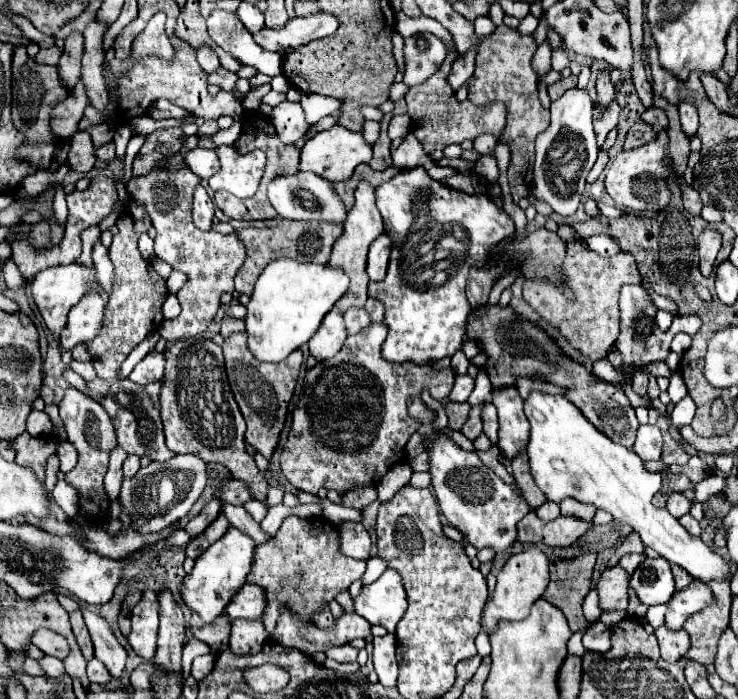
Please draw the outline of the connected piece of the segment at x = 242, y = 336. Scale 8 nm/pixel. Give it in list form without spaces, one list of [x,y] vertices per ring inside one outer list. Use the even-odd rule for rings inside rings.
[[[234,332],[230,334],[224,344],[224,360],[226,360],[226,372],[228,372],[228,382],[232,386],[234,398],[242,410],[242,416],[246,420],[246,442],[260,452],[266,460],[272,458],[274,448],[278,446],[280,432],[286,422],[288,414],[288,404],[296,388],[298,372],[302,366],[302,350],[294,350],[286,360],[278,364],[262,364],[248,348],[246,344],[246,332]]]

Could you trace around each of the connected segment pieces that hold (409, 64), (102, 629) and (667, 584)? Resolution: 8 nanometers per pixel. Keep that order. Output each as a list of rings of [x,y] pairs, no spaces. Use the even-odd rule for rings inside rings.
[[[420,32],[418,36],[410,36],[404,40],[404,60],[406,60],[406,76],[410,80],[404,80],[406,86],[422,84],[430,74],[438,70],[438,66],[446,58],[446,46],[444,42],[430,34]]]
[[[80,608],[80,612],[94,644],[94,656],[106,664],[112,676],[120,676],[126,664],[126,650],[118,644],[108,620],[90,612],[88,608]]]
[[[646,558],[632,574],[630,586],[646,606],[666,604],[674,594],[674,576],[664,558]]]

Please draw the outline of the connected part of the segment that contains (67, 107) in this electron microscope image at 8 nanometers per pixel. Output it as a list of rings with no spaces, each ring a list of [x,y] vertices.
[[[80,78],[78,84],[74,86],[72,94],[52,110],[52,120],[50,120],[52,132],[60,138],[74,136],[78,132],[78,124],[84,116],[86,106],[90,106],[90,100],[88,100],[84,82]]]

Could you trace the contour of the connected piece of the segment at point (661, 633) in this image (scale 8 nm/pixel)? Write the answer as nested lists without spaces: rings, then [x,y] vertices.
[[[660,626],[654,634],[656,634],[658,642],[660,642],[662,658],[668,660],[668,662],[676,662],[690,648],[690,638],[688,638],[688,634],[684,630],[670,630],[670,628]]]

